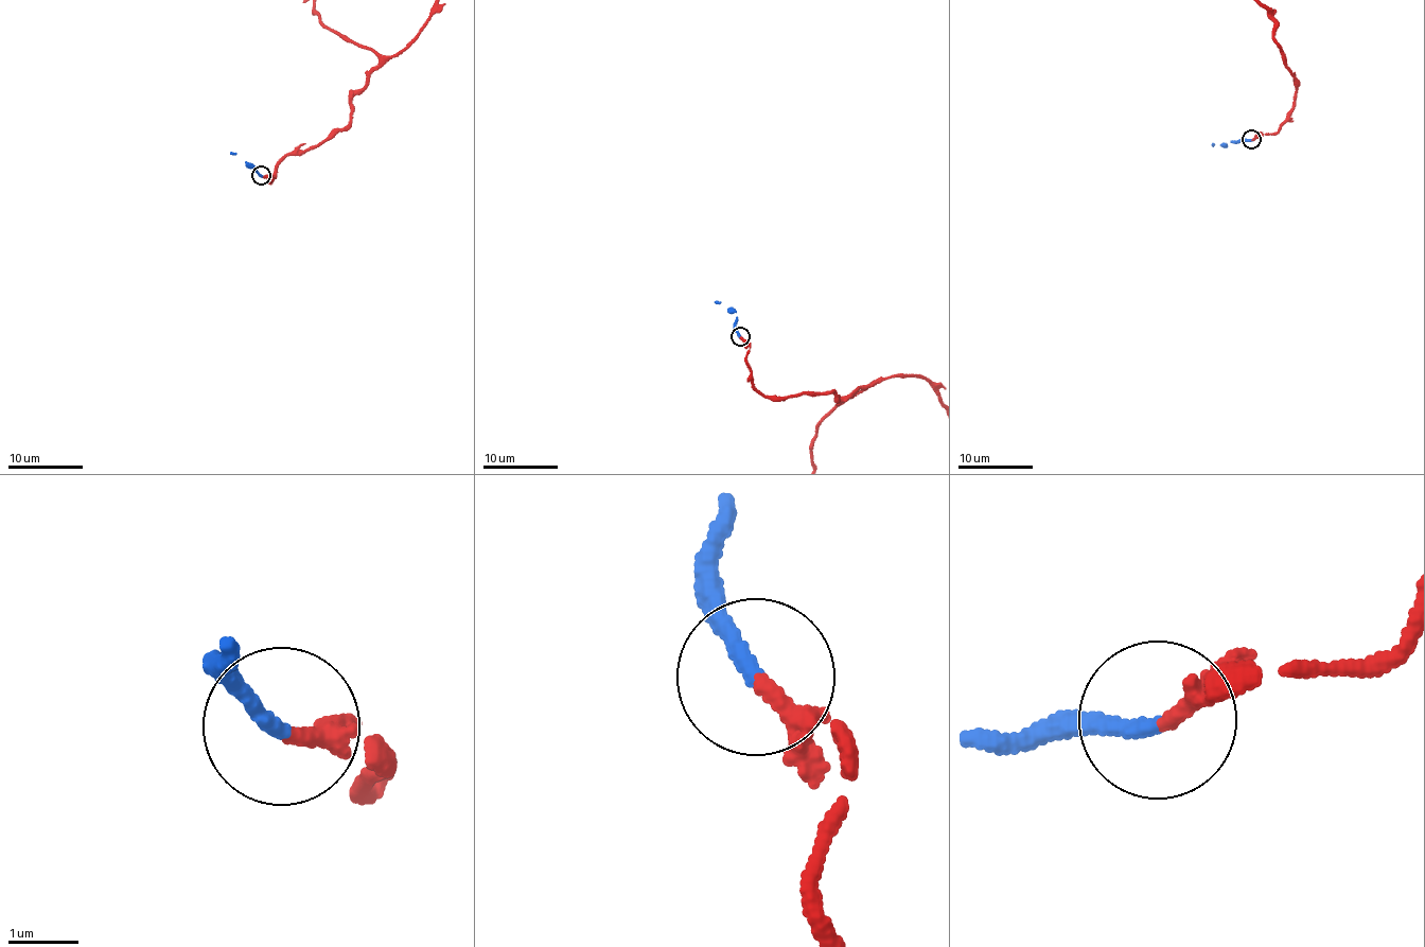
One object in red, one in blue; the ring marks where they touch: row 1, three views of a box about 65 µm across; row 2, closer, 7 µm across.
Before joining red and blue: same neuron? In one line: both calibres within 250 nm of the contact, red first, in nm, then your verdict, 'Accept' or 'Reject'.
Thickness 170 nm (red) against 240 nm. Accept

